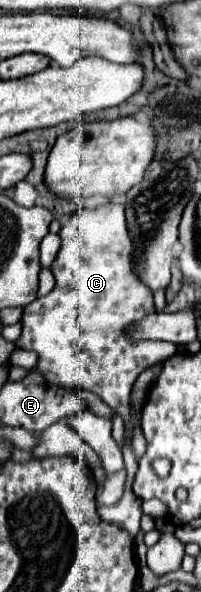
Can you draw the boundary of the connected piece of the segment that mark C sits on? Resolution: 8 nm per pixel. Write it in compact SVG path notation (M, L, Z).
M102 204L98 208L78 208L74 212L74 216L70 218L68 224L62 226L62 232L60 232L60 238L62 238L62 248L58 252L58 258L54 260L52 264L52 274L54 274L54 280L56 280L56 286L54 290L44 296L44 298L38 298L34 300L32 304L28 304L24 308L24 316L22 316L22 336L20 340L16 342L16 347L18 349L23 349L26 351L34 351L38 354L38 370L42 372L42 376L50 382L50 384L58 384L58 386L70 386L70 388L82 388L82 390L90 390L94 394L98 394L116 414L122 416L124 420L124 432L130 434L132 428L130 428L130 390L132 390L132 384L134 380L138 378L140 372L144 372L146 368L166 360L168 356L176 354L176 346L172 342L158 342L158 340L130 340L128 338L128 332L148 314L156 312L154 310L154 298L152 298L152 292L148 292L148 288L144 288L144 284L140 284L140 278L136 276L136 272L132 272L132 238L128 236L128 226L126 226L126 216L124 216L124 206L122 204Z

